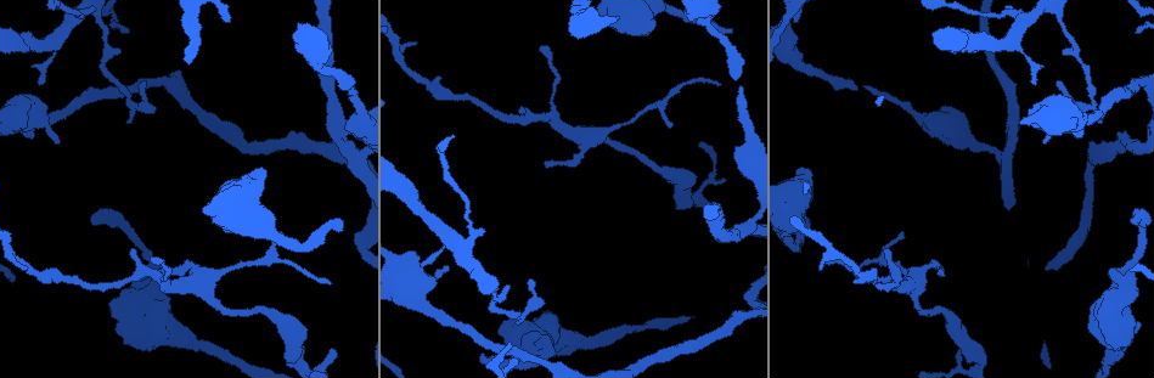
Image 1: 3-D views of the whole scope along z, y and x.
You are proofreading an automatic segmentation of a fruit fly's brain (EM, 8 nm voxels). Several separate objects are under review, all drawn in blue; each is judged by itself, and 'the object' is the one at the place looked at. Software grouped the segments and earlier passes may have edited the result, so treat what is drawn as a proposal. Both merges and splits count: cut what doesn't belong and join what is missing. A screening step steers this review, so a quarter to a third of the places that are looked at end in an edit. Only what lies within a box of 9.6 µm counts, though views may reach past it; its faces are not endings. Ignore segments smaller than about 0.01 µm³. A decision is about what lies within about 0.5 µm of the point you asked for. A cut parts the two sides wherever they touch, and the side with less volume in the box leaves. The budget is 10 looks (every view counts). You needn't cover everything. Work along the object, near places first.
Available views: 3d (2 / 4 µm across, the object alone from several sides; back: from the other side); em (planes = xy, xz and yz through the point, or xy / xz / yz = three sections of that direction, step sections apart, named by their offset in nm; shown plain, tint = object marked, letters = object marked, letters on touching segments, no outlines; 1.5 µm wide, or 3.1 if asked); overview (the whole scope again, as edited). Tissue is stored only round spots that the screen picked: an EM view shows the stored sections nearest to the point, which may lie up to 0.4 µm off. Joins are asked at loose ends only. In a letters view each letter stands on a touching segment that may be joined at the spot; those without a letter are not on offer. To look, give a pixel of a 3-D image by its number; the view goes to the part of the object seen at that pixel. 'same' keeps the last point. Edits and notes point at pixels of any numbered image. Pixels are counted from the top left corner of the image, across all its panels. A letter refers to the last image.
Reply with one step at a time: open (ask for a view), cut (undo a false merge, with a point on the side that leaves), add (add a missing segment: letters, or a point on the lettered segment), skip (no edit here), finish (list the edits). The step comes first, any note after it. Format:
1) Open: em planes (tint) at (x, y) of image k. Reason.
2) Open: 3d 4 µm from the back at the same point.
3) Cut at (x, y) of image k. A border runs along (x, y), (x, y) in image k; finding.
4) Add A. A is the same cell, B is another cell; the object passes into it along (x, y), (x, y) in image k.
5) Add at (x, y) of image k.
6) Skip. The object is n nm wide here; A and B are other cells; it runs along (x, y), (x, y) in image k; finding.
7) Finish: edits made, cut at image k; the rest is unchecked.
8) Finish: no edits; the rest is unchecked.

Open: em xy step 4 (letters) at (901, 231) of image 1. Free end.

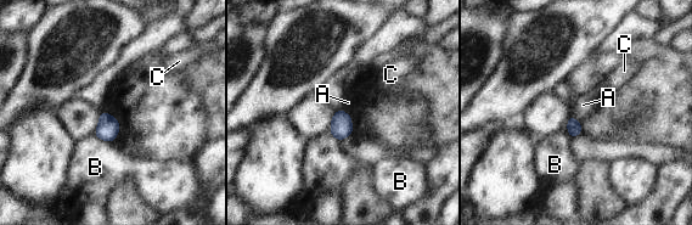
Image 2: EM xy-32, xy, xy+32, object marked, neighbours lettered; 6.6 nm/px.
Skip. The longest contact is with B, 130 nm; A, B and C are other cells; a border runs along (570, 114), (580, 123) in image 2; no lettered segment goes on from it.

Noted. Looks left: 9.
Open: 3d 2 µm from the back at (807, 223) of image 1. Long arm stops here.

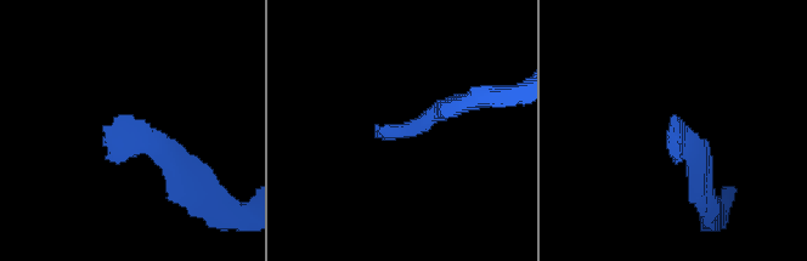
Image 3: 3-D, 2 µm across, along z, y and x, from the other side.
Open: em xy step 8 (tint) at (672, 127) of image 3. Need the tissue.

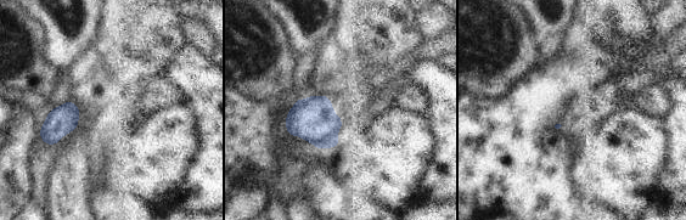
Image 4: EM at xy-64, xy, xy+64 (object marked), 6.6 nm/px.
Open: em planes (letters) at the same point.

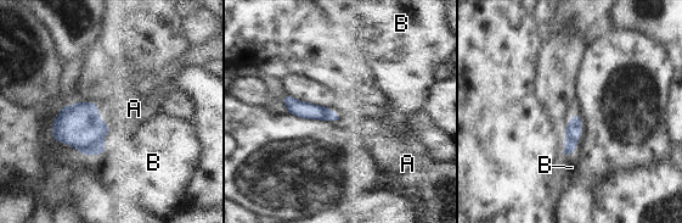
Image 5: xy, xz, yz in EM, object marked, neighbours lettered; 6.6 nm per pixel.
Add A. The longest contact is with B, 180 nm; A is the same cell, B is another cell; the object passes into it along (305, 110), (340, 120), (359, 120) in image 5; the cell continues.

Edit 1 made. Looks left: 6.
Open: overview.

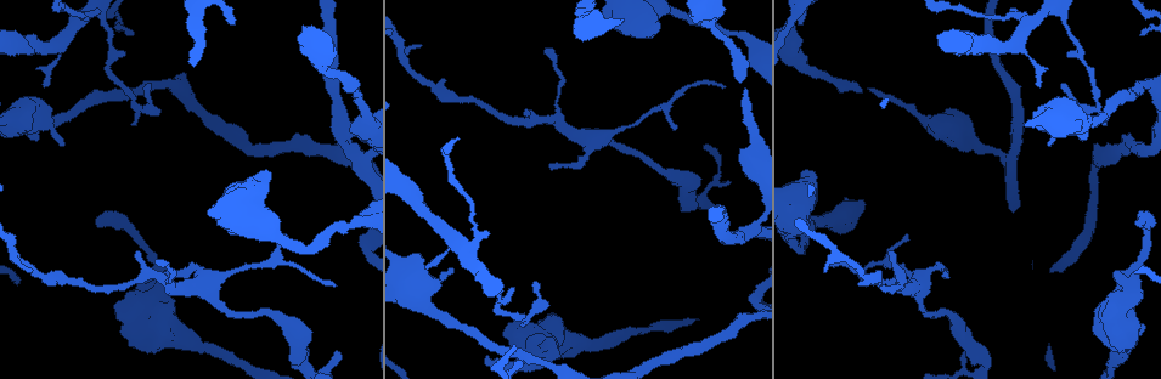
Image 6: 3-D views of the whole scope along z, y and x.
Open: 3d 4 µm at (137, 253) of image 6. Branch stops here.

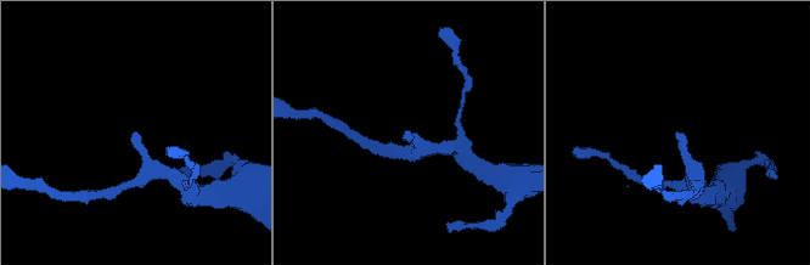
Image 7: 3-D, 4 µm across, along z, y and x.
Open: em yz step 4 (tint) at (134, 132) of image 7.

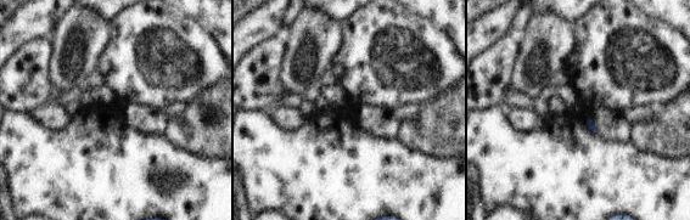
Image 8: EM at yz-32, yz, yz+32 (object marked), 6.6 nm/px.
Open: em planes (letters) at the same point. Cut it another way.

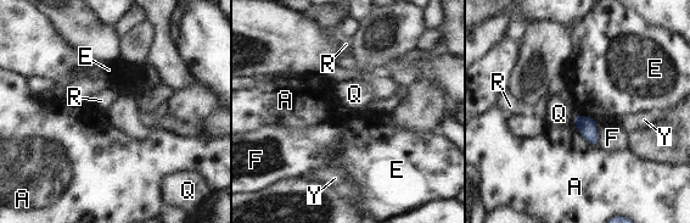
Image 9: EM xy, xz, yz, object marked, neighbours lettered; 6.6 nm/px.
Skip. The longest contact is with A, 260 nm; A, E, F, Q, R and Y are other cells; a border runs along (574, 113), (574, 124), (596, 146) in image 9; no lettered segment goes on from it.

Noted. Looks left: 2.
Open: 3d 4 µm at (450, 269) of image 6. An open end.

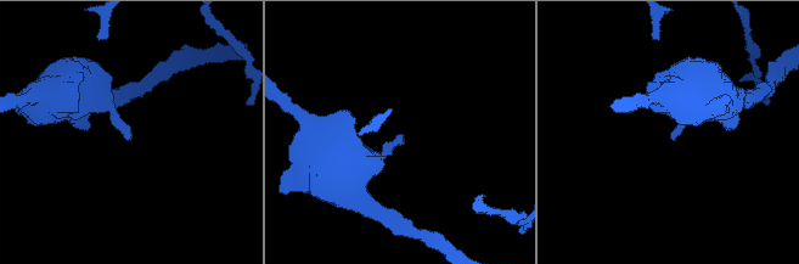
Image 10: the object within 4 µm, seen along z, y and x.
Open: em planes (letters) at (397, 136) of image 10.

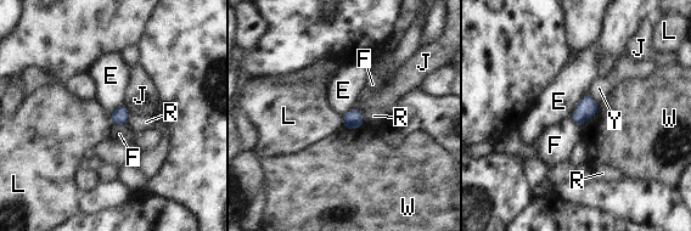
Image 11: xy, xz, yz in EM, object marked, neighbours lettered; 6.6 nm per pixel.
Skip. E, F, J, L, R, W and Y are other cells; no lettered segment goes on from it.

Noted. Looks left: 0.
Finish: edits made, add at image 5; the rest is unchecked.

